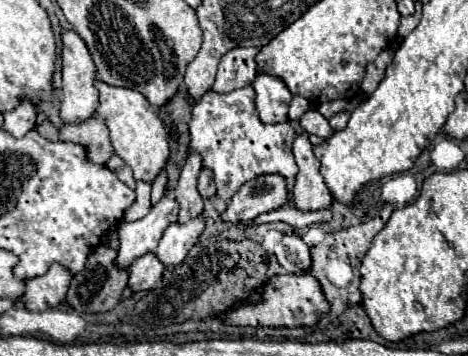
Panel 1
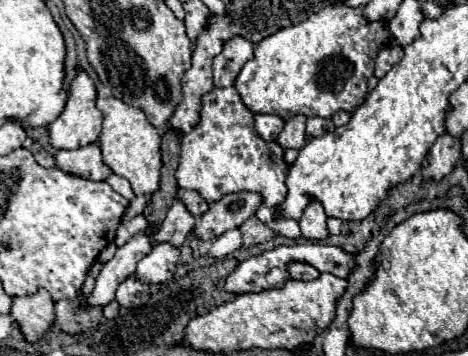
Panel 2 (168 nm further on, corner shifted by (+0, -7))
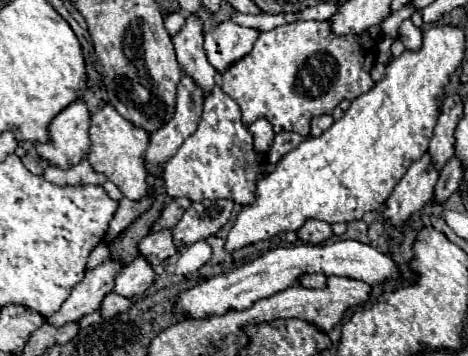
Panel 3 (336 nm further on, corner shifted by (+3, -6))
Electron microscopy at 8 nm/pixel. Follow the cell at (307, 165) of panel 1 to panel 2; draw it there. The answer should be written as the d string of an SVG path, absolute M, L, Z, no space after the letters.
M311 200L311 204L305 208L299 226L301 226L301 234L309 240L323 240L329 236L327 226L325 226L327 214L323 210L323 204L319 200Z

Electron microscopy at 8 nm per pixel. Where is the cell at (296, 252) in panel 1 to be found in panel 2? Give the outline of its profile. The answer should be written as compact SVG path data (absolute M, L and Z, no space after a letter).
M289 262L289 276L293 280L315 280L319 272L305 262Z

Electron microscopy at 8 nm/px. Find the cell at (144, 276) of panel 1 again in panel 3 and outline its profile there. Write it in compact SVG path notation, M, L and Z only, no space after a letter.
M108 293L100 305L100 315L108 319L108 317L114 317L114 315L128 311L130 305L132 305L130 299L124 299L122 295L116 295L116 293Z

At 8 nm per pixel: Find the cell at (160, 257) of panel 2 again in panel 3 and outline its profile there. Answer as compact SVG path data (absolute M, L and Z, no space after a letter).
M136 257L128 267L122 267L114 281L114 291L126 299L142 295L154 281L152 265L146 259Z

